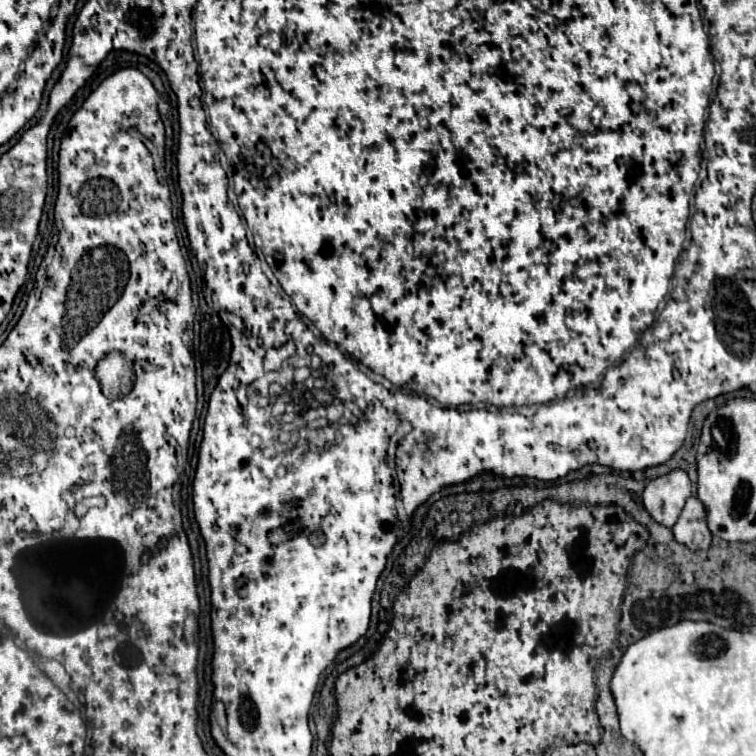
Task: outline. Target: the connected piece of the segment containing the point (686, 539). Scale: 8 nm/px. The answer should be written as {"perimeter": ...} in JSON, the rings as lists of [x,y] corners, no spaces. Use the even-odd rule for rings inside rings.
{"perimeter":[[[690,497],[686,501],[686,507],[672,527],[674,539],[682,545],[686,545],[690,551],[708,549],[712,543],[712,535],[706,527],[706,513],[702,503],[696,497]]]}

